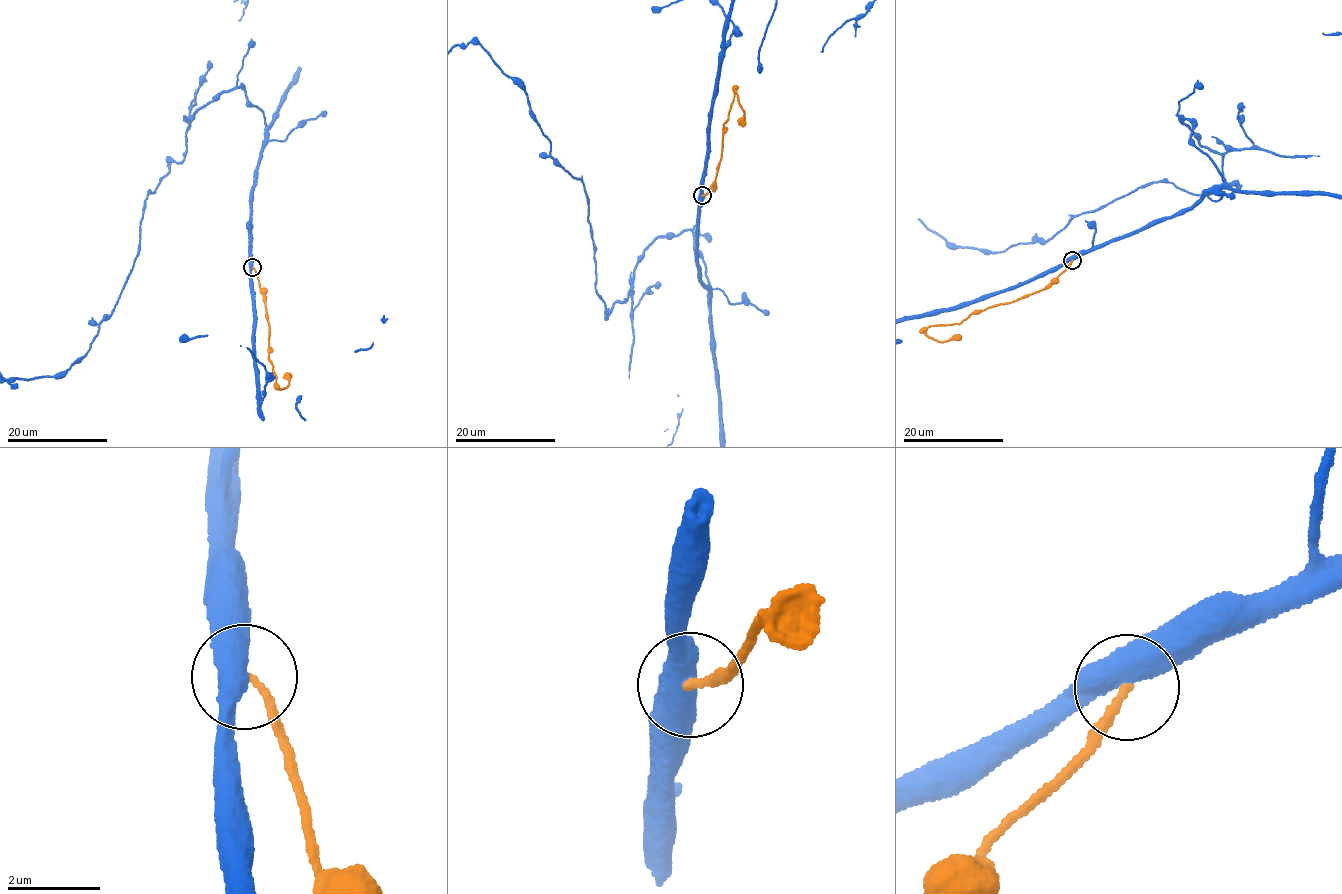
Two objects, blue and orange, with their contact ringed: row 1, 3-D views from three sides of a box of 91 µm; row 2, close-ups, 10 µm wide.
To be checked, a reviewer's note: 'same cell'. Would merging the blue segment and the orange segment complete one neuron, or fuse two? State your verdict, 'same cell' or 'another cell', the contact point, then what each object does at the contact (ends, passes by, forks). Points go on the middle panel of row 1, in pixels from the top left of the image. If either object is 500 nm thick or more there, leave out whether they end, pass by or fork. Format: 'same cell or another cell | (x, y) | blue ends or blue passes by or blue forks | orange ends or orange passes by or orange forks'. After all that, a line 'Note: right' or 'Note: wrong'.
another cell | (702, 195)
Note: wrong

